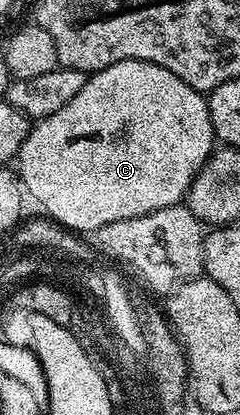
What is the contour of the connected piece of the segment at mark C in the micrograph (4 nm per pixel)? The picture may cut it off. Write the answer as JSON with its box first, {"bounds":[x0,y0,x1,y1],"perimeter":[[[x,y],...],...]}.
{"bounds":[18,60,217,234],"perimeter":[[[123,60],[114,62],[114,66],[106,66],[102,70],[91,73],[85,79],[82,90],[62,106],[62,110],[57,110],[55,114],[50,114],[46,118],[35,121],[29,127],[26,134],[26,142],[22,142],[18,157],[18,175],[20,183],[27,195],[32,196],[57,220],[60,224],[65,224],[65,229],[77,234],[95,234],[106,222],[122,222],[122,218],[138,218],[142,214],[150,214],[154,210],[169,208],[181,203],[185,199],[186,193],[191,188],[192,183],[204,169],[204,163],[214,151],[217,143],[216,132],[212,129],[210,122],[210,110],[208,101],[201,93],[195,92],[178,74],[170,74],[162,66],[154,66],[154,62],[142,62],[141,60]]]}

